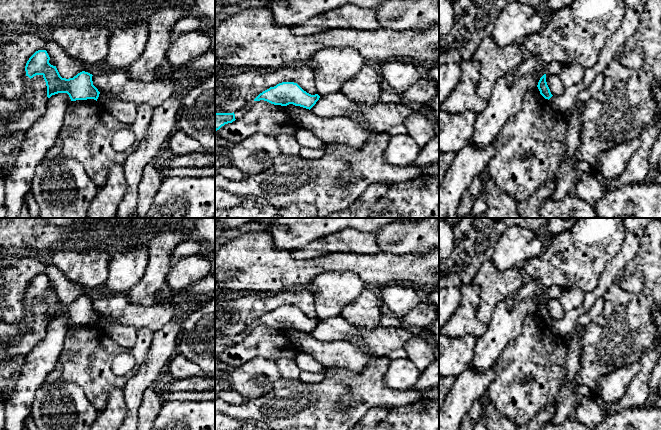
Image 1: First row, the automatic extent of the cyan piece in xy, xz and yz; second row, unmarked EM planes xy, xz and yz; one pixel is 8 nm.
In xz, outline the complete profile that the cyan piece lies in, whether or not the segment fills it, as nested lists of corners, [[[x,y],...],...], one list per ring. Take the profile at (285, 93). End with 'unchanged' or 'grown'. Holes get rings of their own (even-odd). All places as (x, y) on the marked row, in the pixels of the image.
[[[282,82],[260,93],[254,101],[264,100],[281,106],[293,104],[310,110],[319,98],[318,94],[307,93],[297,83]]]; unchanged

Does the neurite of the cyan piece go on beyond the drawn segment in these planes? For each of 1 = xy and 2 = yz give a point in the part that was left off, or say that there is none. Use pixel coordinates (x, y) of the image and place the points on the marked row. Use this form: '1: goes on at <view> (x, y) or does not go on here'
1: does not go on here
2: does not go on here

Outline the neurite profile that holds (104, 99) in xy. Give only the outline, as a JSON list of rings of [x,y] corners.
[[[100,92],[97,102],[103,106],[107,106],[112,102],[117,101],[118,98],[113,94],[106,94],[104,92]]]

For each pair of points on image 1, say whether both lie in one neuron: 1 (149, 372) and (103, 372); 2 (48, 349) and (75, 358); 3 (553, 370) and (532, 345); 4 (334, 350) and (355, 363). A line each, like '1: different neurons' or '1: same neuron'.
1: different neurons
2: different neurons
3: same neuron
4: same neuron

